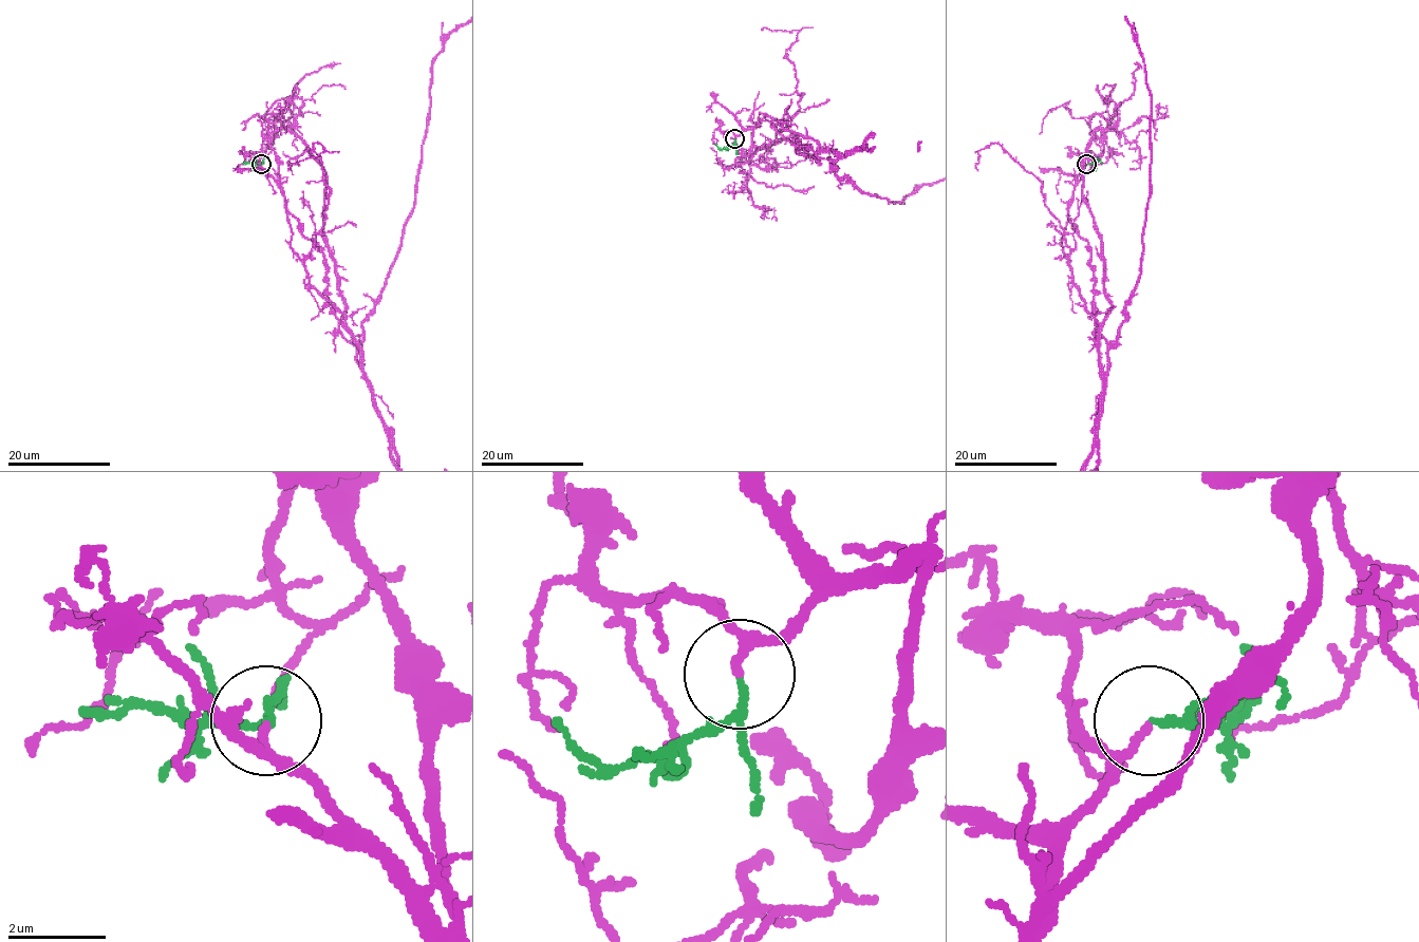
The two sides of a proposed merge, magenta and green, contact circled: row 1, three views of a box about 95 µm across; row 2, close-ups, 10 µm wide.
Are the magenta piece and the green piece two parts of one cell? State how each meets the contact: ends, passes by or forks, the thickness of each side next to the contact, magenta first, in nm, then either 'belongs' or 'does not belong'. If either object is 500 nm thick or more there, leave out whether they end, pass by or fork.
magenta passes by; green passes by; 110 nm thick on the magenta side, 110 nm on the other; belongs

